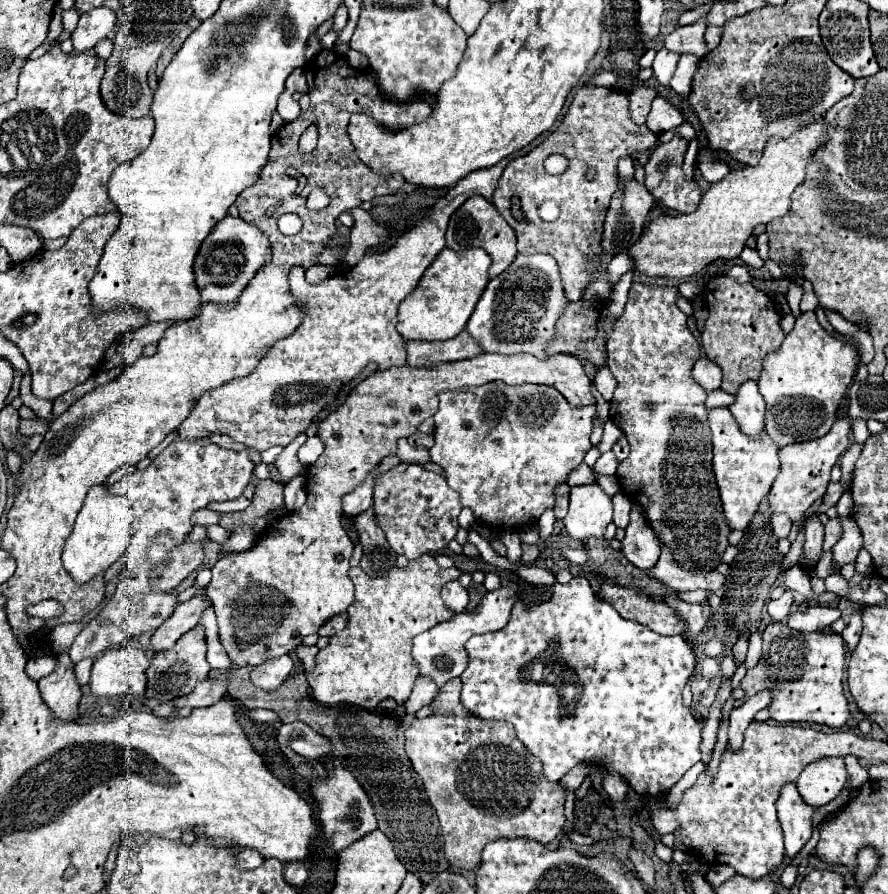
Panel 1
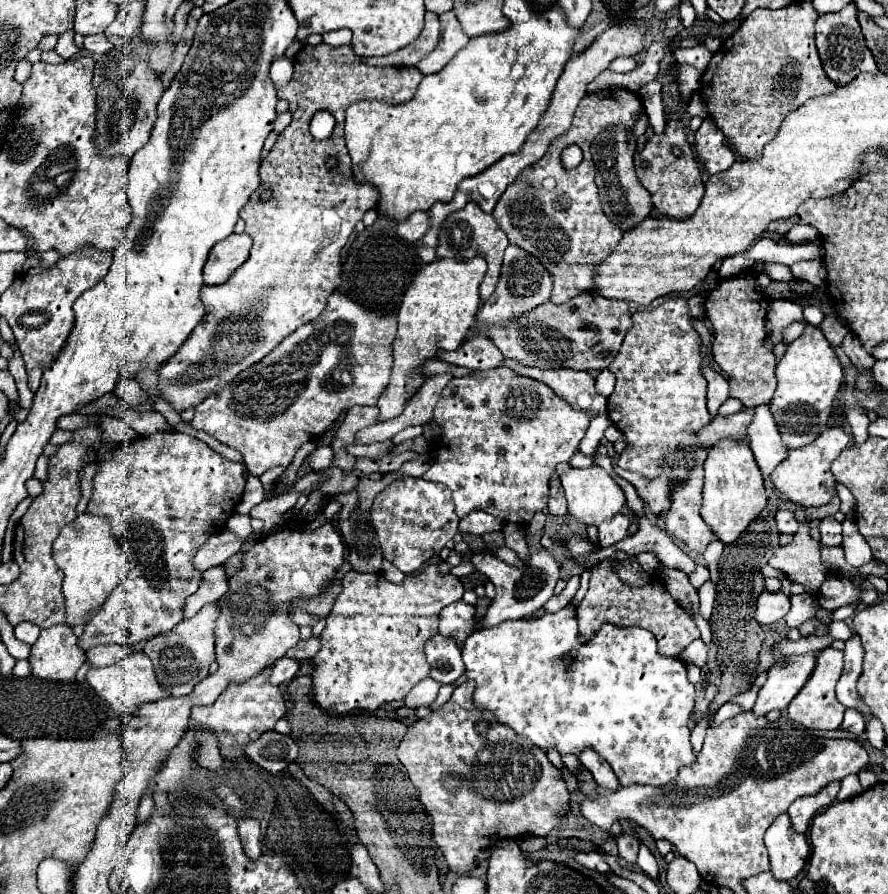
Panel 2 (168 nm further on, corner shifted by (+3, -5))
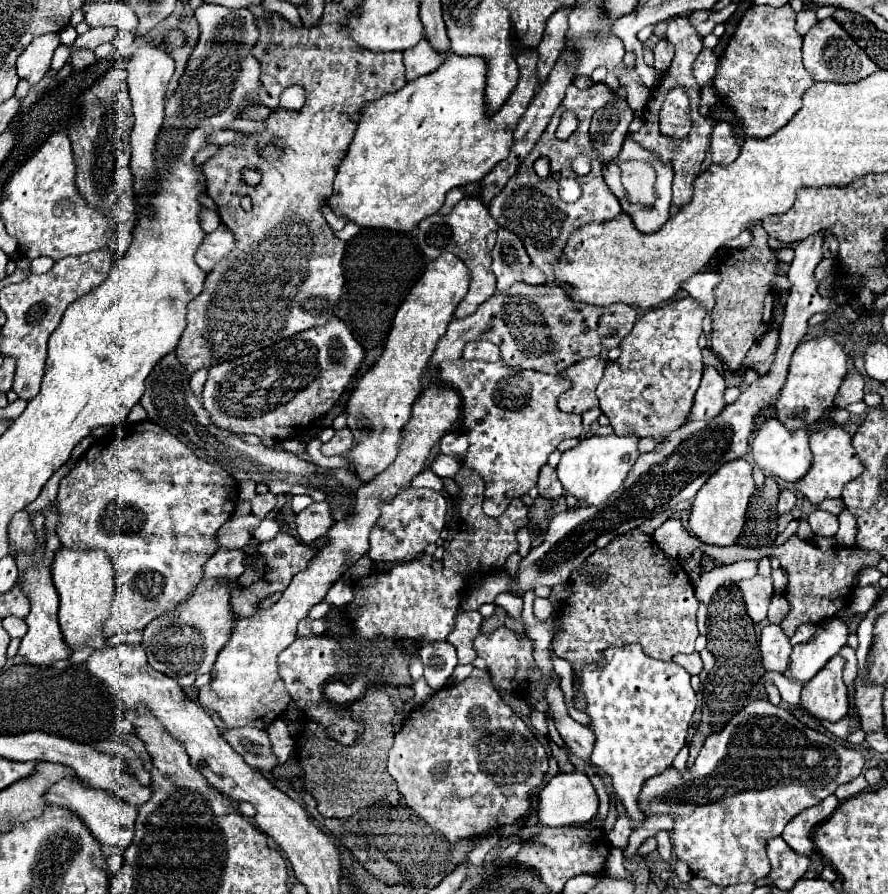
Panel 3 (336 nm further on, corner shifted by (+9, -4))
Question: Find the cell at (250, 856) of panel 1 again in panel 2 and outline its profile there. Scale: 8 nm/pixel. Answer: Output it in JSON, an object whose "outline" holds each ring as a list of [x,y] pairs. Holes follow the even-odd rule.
{"outline":[[[247,815],[239,819],[239,837],[245,853],[251,859],[257,859],[261,855],[261,845],[259,845],[259,821],[255,817]]]}

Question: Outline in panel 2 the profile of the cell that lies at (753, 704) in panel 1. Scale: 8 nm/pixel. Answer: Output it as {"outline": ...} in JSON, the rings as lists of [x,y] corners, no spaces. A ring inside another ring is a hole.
{"outline":[[[817,653],[789,655],[787,663],[775,663],[759,691],[753,713],[767,715],[771,709],[787,709],[793,697],[803,689],[817,663]]]}

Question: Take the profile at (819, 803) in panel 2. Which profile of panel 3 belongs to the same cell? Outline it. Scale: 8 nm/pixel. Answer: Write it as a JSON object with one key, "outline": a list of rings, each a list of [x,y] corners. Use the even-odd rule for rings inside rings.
{"outline":[[[831,794],[827,800],[823,800],[821,804],[817,804],[815,808],[807,808],[803,812],[799,812],[799,816],[795,816],[795,820],[791,820],[791,824],[787,824],[787,828],[783,830],[781,838],[799,854],[811,854],[813,852],[813,842],[811,842],[811,832],[817,824],[821,824],[823,820],[827,820],[835,808],[839,806],[839,800],[835,794]]]}

